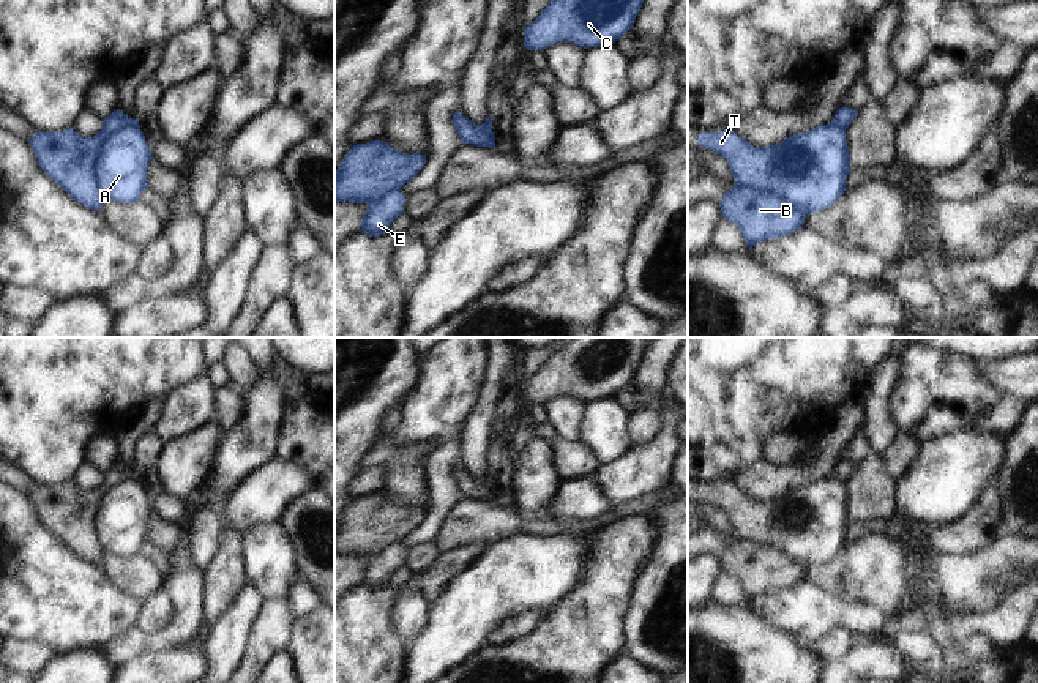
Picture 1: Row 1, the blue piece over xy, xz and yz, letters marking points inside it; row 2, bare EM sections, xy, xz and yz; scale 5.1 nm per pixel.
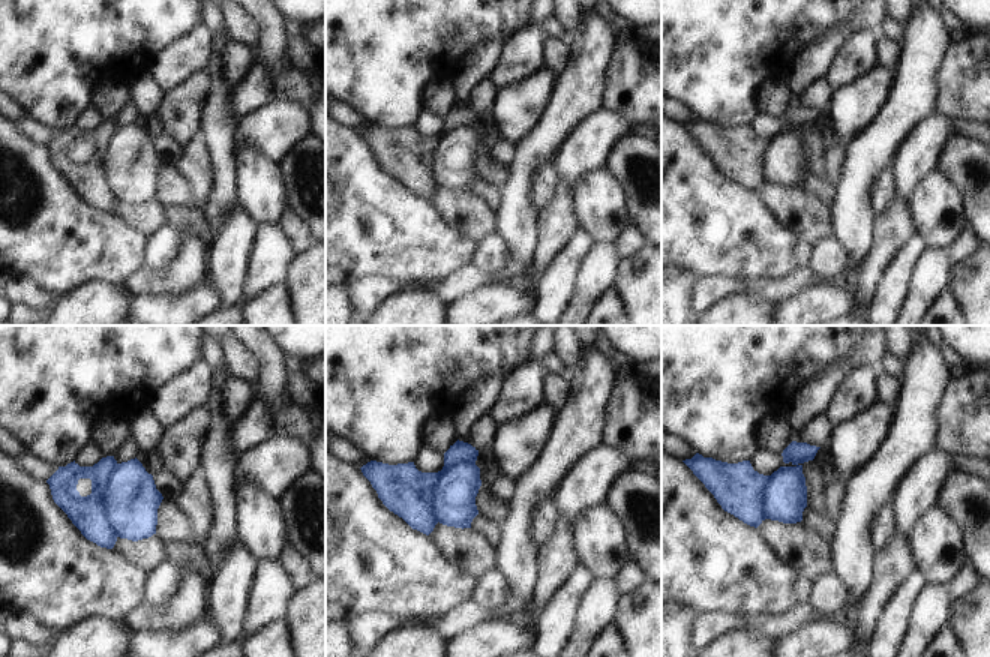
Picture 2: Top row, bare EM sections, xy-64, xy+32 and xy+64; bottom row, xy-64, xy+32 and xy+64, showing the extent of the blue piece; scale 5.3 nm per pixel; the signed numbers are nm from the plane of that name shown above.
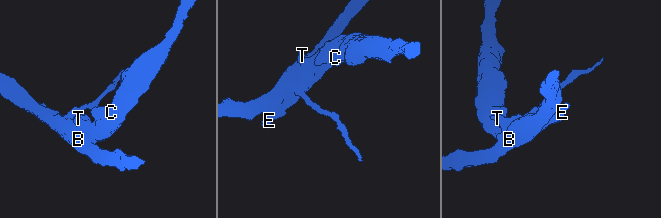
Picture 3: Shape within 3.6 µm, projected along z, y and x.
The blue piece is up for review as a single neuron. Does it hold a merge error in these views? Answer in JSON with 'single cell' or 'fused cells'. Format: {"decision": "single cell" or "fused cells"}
{"decision": "fused cells"}

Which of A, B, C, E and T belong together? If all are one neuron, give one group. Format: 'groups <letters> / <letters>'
groups A C E T / B

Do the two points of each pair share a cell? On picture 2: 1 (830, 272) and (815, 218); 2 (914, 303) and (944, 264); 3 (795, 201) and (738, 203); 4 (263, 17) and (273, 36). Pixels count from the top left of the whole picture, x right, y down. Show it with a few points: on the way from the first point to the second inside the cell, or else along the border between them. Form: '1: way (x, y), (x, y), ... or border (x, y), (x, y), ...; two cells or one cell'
1: border (830, 234), (813, 246); two cells
2: way (921, 294), (935, 273); one cell
3: border (756, 192), (774, 216), (789, 228); two cells
4: way (267, 21), (272, 26), (272, 32); one cell

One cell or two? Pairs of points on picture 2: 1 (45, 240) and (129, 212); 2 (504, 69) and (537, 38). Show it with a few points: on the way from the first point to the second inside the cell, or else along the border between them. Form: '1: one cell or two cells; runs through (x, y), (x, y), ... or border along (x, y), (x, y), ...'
1: two cells; border along (113, 212), (147, 236)
2: one cell; runs through (512, 63), (530, 45)

